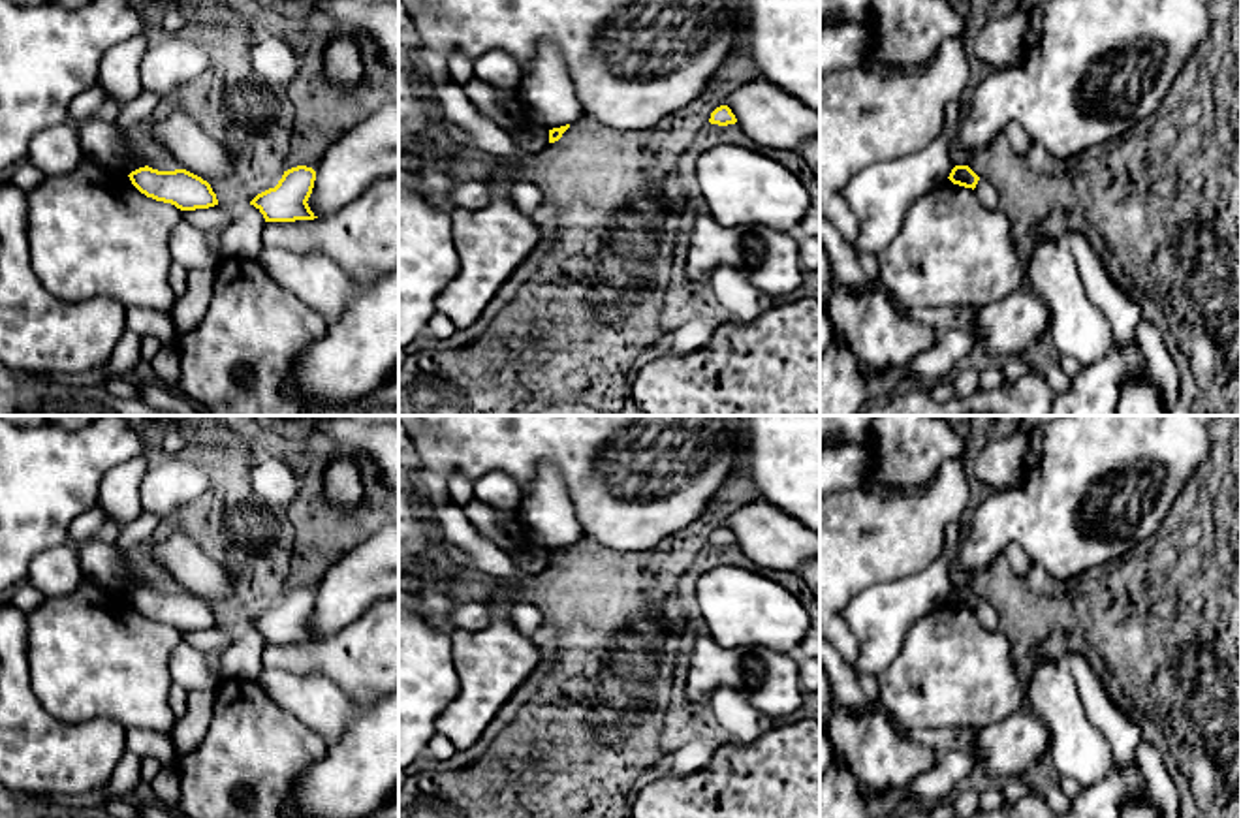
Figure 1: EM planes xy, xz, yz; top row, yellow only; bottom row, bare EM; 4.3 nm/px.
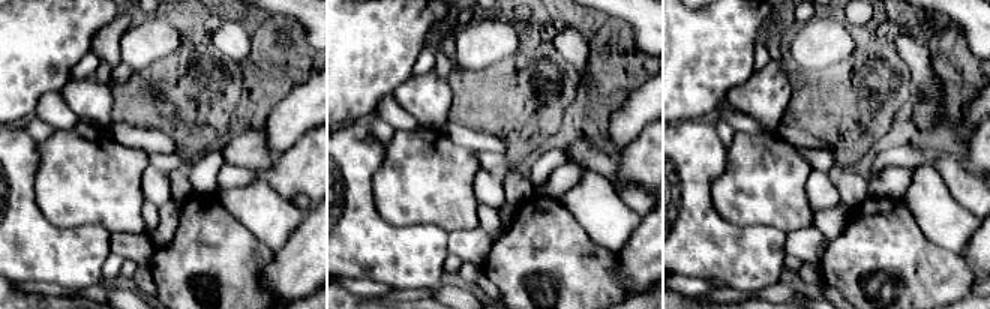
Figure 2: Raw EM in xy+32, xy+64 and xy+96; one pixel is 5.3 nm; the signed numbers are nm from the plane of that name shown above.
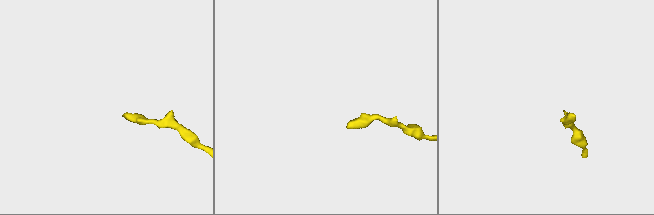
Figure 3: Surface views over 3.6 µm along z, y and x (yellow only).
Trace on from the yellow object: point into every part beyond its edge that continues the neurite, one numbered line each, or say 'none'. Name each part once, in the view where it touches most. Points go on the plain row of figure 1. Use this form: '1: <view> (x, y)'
none

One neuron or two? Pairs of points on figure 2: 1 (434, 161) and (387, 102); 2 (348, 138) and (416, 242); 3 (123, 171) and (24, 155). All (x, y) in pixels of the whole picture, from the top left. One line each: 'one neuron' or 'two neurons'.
1: two neurons
2: one neuron
3: two neurons

